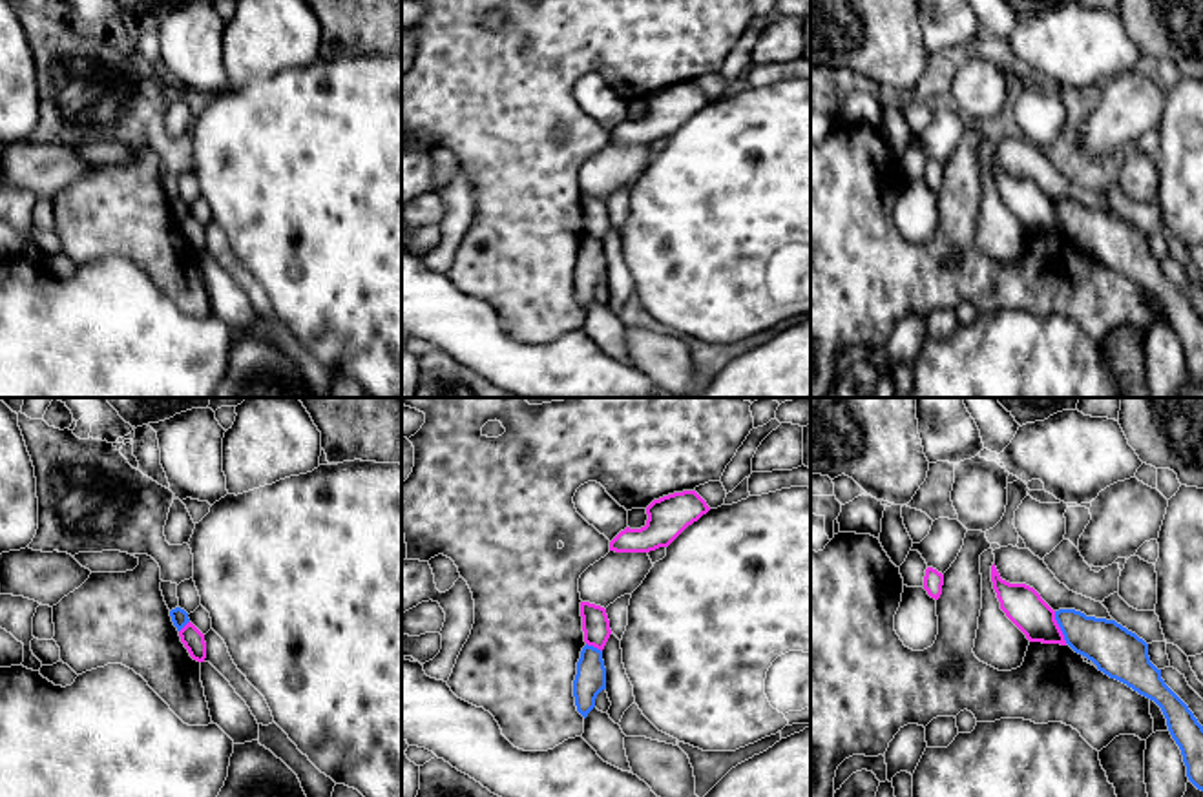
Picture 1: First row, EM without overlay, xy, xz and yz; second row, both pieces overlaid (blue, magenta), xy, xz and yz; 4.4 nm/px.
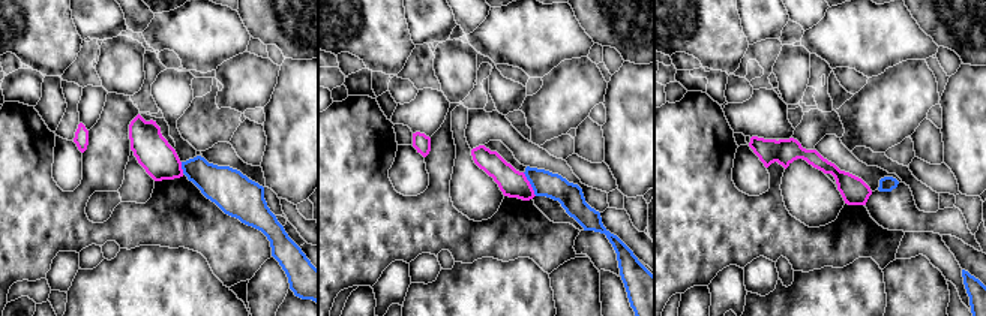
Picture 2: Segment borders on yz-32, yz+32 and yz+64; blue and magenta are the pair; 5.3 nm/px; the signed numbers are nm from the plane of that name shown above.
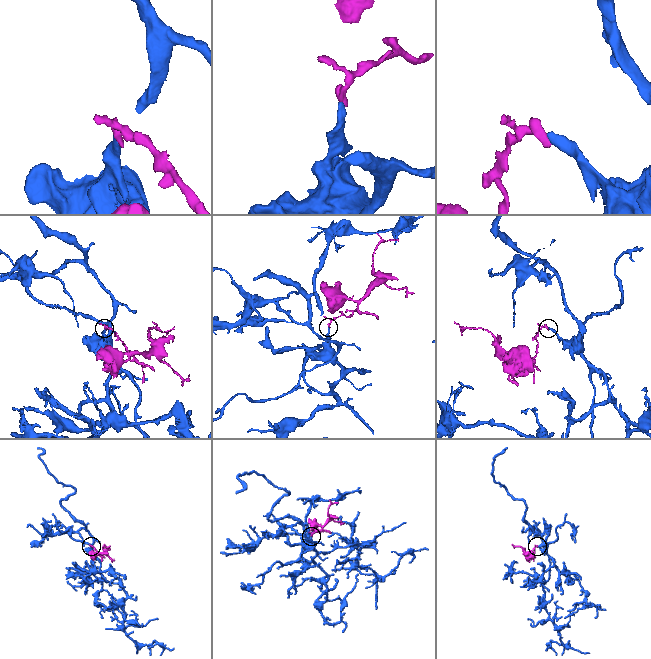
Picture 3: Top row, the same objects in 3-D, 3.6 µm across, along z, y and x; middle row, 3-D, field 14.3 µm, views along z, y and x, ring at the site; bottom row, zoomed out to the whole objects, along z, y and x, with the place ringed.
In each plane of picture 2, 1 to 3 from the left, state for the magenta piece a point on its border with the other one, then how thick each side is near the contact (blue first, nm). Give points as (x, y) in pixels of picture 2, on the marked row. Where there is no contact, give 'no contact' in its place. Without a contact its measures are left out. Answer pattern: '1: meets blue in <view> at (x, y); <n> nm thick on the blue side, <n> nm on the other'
1: meets blue in yz-32 at (182, 168); 200 nm thick on the blue side, 190 nm on the other
2: meets blue in yz+32 at (530, 183); 140 nm thick on the blue side, 150 nm on the other
3: no contact

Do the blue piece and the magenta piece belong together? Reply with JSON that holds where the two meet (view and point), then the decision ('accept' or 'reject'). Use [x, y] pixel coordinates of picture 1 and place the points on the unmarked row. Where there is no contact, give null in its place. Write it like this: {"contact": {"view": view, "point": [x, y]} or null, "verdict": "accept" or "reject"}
{"contact": {"view": "yz", "point": [1059, 217]}, "verdict": "reject"}

